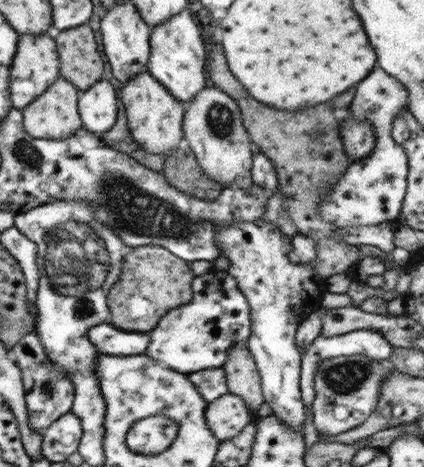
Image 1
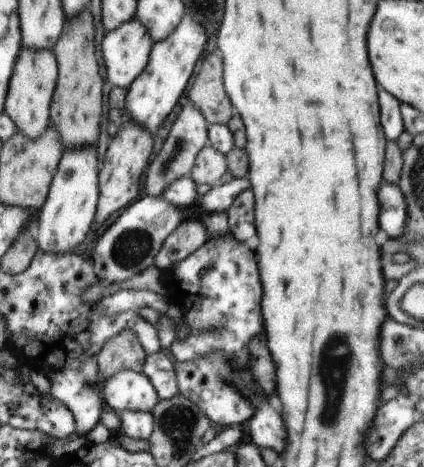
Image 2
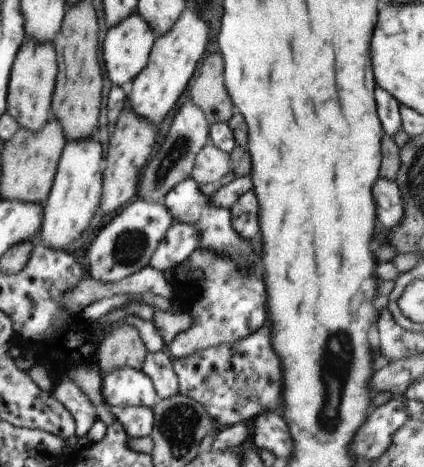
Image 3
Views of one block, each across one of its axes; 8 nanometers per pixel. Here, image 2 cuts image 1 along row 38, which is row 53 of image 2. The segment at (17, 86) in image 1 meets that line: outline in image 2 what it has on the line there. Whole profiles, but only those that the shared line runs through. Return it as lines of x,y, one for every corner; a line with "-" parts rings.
21,48
13,66
13,74
9,78
9,90
3,106
3,114
7,114
15,122
17,132
21,132
31,140
39,138
45,132
45,128
51,122
49,108
55,84
57,84
57,58
51,54
51,50

